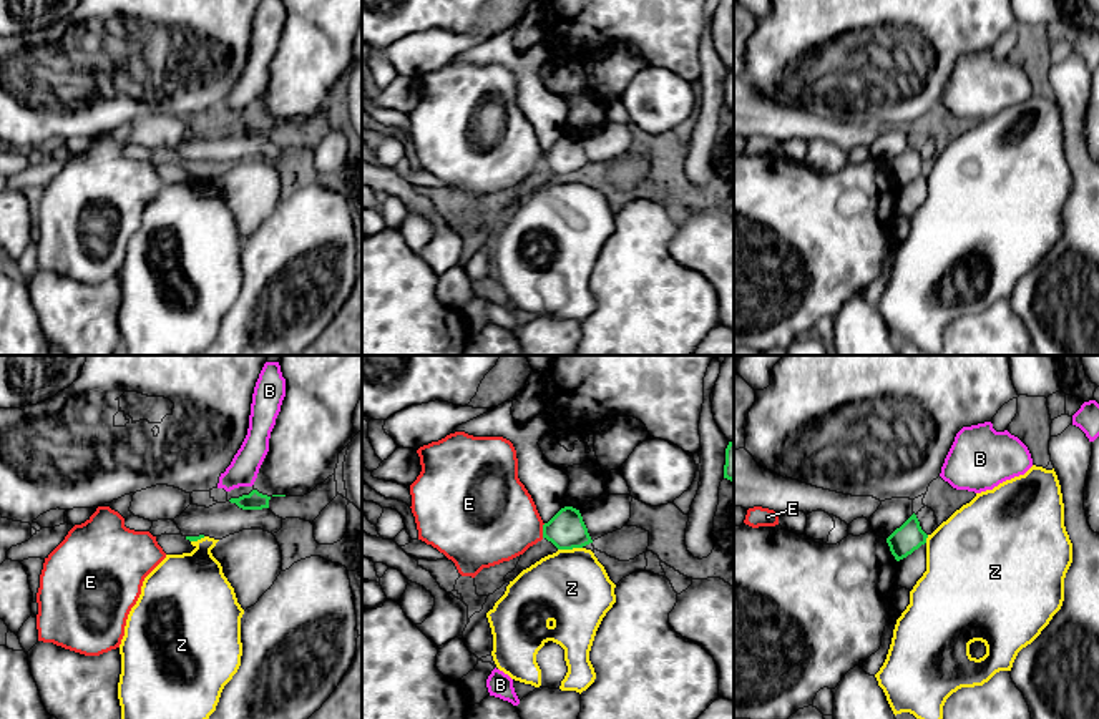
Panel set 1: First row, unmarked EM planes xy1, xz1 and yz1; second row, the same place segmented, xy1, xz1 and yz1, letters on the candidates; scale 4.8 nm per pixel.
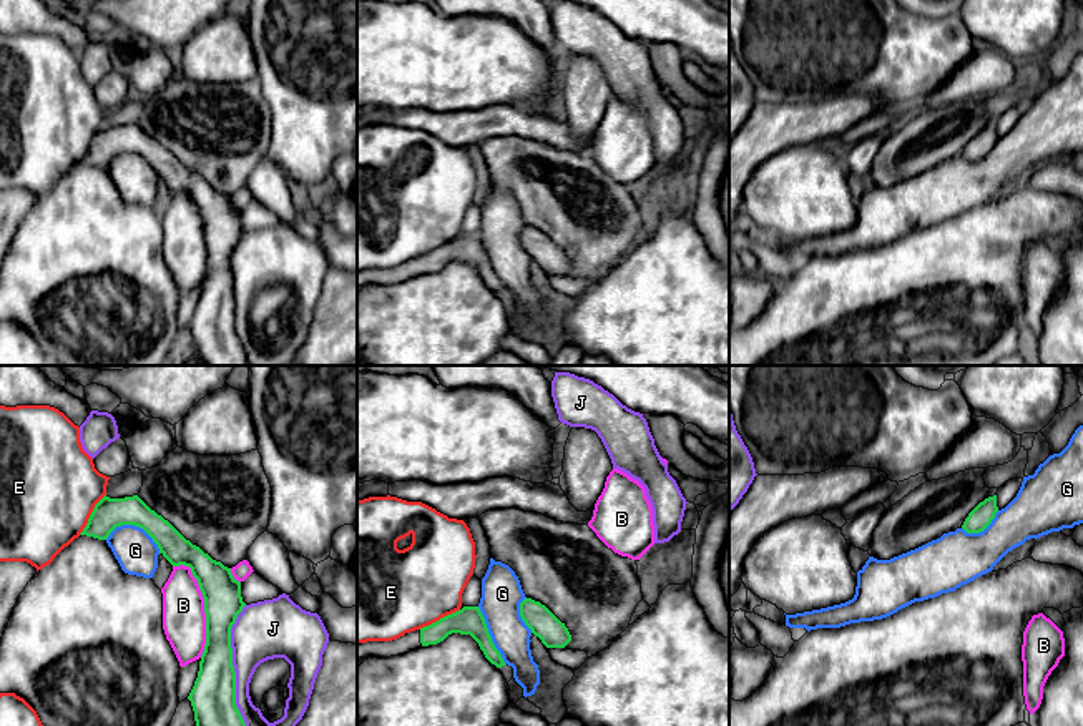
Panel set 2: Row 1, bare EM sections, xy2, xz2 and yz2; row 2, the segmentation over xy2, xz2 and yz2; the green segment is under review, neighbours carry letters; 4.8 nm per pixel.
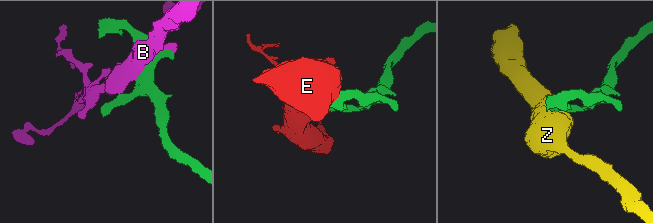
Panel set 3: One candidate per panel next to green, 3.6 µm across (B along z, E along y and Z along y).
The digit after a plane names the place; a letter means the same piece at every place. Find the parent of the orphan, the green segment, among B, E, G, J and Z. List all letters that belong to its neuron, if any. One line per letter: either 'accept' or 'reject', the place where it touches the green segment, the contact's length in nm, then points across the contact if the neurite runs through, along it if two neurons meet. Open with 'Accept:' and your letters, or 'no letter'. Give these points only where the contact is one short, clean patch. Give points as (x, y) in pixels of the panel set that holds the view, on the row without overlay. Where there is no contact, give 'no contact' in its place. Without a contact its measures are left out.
Accept: E
B: reject | xy2 (205, 233) | 460 nm
E: accept | xy2 (92, 142) | 240 nm
G: reject | xy2 (135, 153) | 280 nm
J: reject | xy2 (235, 299) | 650 nm
Z: reject | xz1 (570, 176) | 120 nm | along xz1 (581, 175), (558, 178)

